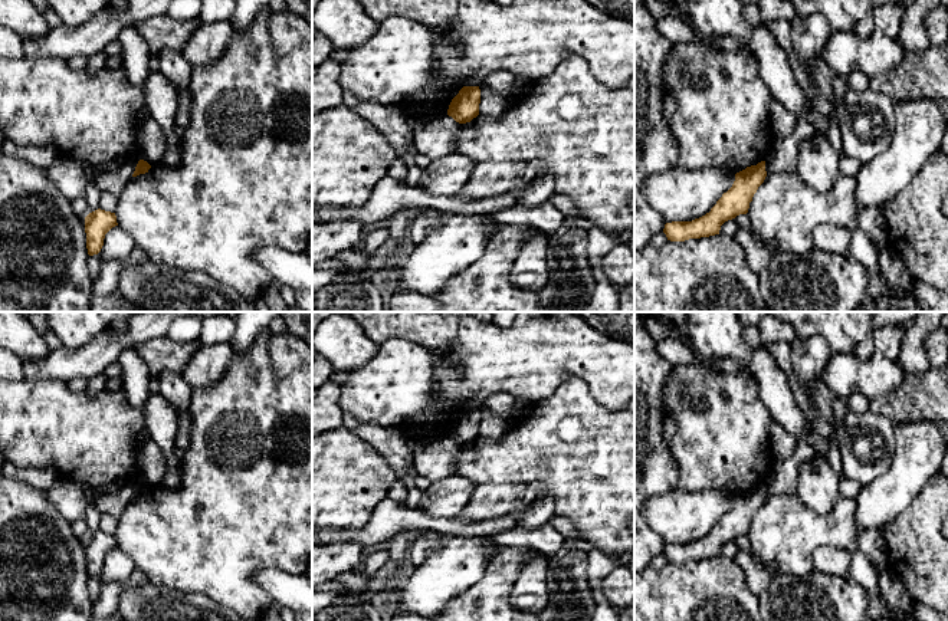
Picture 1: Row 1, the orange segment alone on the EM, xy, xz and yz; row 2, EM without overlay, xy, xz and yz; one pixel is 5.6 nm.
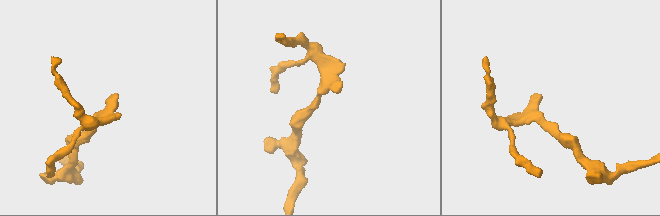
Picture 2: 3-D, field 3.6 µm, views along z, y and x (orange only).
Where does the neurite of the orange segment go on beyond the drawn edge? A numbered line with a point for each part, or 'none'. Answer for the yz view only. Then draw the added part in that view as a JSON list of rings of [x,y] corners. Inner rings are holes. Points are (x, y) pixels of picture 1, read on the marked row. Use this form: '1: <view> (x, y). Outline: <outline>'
none

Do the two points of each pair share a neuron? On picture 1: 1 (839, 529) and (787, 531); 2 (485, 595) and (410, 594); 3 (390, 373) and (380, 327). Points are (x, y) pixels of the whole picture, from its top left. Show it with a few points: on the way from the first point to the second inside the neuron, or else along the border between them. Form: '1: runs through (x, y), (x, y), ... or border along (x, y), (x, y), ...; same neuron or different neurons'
1: runs through (826, 531), (800, 531); same neuron
2: border along (484, 572), (474, 584), (445, 605); different neurons
3: border along (417, 342), (389, 338), (380, 345); different neurons

